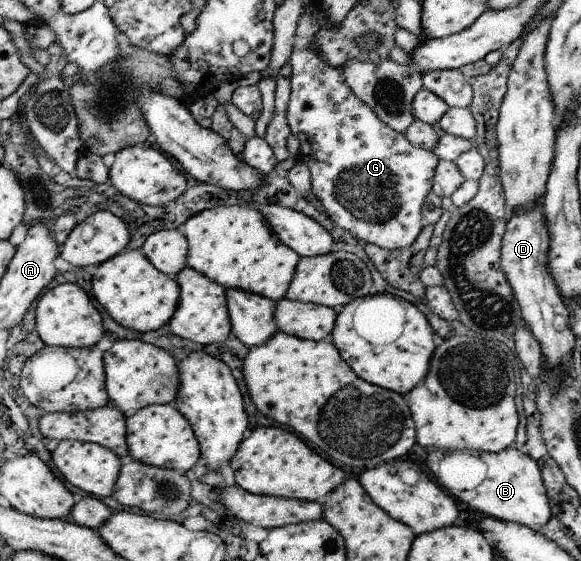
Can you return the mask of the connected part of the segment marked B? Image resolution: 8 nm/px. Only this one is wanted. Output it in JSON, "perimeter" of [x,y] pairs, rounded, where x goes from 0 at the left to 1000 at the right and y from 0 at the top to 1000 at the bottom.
{"perimeter":[[[885,793],[859,806],[830,806],[836,825],[836,850],[816,872],[780,879],[790,898],[809,913],[895,936],[936,936],[947,925],[947,898],[926,824],[912,811],[895,806]]]}

